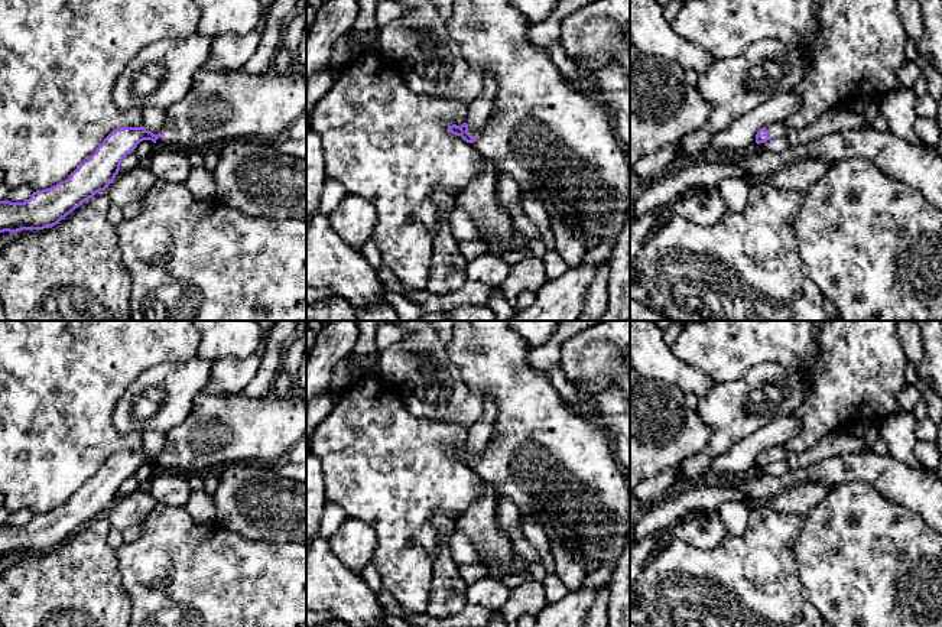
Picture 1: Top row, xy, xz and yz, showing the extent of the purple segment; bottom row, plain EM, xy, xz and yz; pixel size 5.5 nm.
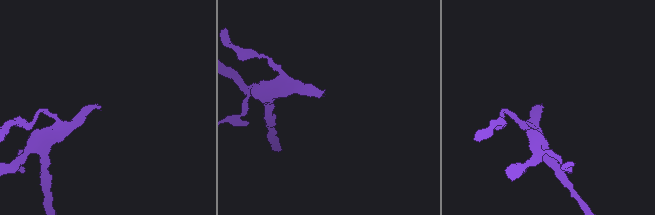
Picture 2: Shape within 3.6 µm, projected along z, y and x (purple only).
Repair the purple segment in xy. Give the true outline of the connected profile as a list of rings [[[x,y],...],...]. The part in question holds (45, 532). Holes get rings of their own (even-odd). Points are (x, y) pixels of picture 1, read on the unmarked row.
[[[270,392],[262,397],[243,393],[209,396],[199,393],[188,418],[166,433],[166,444],[157,458],[140,451],[113,454],[95,475],[68,503],[30,519],[25,526],[0,524],[0,556],[43,553],[56,549],[82,526],[113,507],[124,481],[143,464],[181,474],[205,474],[236,462],[279,464],[306,433],[306,394],[279,396]]]

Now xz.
[[[457,321],[454,325],[454,335],[448,341],[446,350],[448,357],[459,368],[468,389],[481,396],[491,394],[497,409],[493,432],[484,452],[475,459],[471,459],[468,457],[468,448],[464,446],[461,449],[449,449],[449,457],[461,459],[472,472],[475,472],[494,490],[496,496],[509,497],[520,510],[522,517],[529,517],[533,522],[537,522],[549,535],[553,535],[559,540],[575,548],[592,569],[601,566],[615,568],[630,535],[630,478],[624,474],[621,464],[615,458],[614,445],[607,429],[602,428],[600,422],[574,415],[568,409],[568,405],[561,399],[558,390],[549,381],[546,371],[532,368],[527,364],[527,354],[530,347],[514,329],[510,328],[507,321]]]

